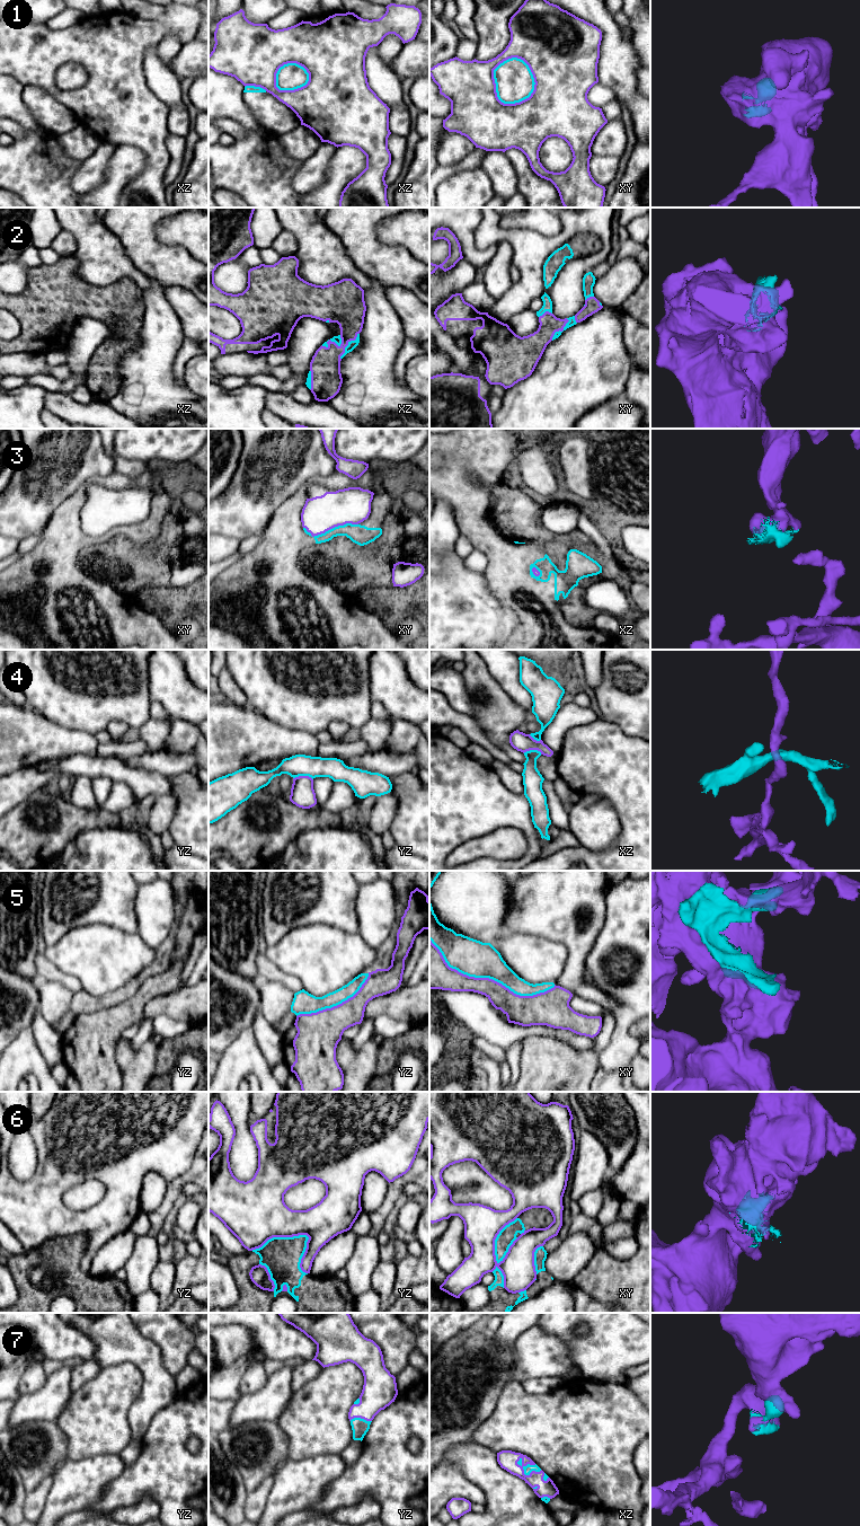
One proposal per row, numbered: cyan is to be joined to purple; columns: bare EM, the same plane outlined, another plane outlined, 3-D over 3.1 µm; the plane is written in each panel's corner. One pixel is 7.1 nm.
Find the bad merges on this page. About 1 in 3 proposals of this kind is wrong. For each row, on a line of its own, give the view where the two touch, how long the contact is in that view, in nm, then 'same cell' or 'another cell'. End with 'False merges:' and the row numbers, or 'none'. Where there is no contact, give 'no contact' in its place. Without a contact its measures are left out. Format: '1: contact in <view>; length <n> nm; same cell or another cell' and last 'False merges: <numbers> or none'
1: contact in xy; length 360 nm; another cell
2: contact in xz; length 160 nm; same cell
3: contact in xy; length 400 nm; another cell
4: contact in yz; length 140 nm; another cell
5: contact in xy; length 950 nm; another cell
6: contact in yz; length 440 nm; another cell
7: contact in xz; length 190 nm; same cell
False merges: 1, 3, 4, 5, 6

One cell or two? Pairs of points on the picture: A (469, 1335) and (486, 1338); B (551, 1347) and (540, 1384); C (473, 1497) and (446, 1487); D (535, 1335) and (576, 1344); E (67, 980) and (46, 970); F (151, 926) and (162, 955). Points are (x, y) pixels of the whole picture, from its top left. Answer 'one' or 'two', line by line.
A: one
B: two
C: one
D: two
E: one
F: two

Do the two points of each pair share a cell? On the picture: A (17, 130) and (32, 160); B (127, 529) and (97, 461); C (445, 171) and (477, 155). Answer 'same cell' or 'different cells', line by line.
A: different cells
B: different cells
C: same cell

